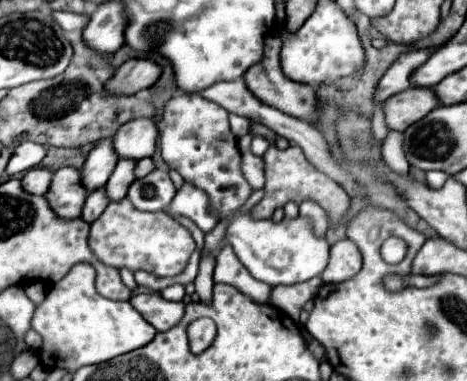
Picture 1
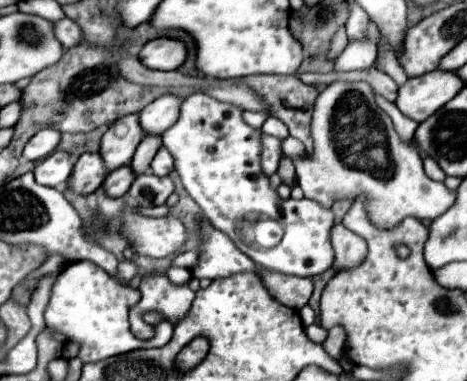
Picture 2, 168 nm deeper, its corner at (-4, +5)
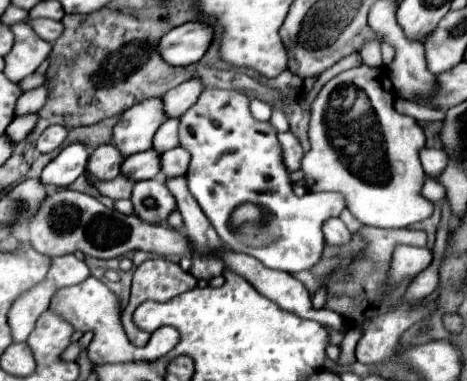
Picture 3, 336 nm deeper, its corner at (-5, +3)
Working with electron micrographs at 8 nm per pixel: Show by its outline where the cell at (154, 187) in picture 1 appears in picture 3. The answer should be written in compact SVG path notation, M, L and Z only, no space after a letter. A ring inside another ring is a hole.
M158 178L136 182L130 200L134 204L134 214L140 220L152 224L164 222L176 210L174 196L166 188L166 184Z

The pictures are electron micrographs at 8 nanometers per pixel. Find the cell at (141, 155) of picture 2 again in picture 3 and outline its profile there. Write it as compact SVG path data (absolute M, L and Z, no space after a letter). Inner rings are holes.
M166 118L166 122L158 128L156 136L154 136L154 150L158 152L166 152L170 148L176 148L180 142L178 142L178 124L180 120L178 118Z

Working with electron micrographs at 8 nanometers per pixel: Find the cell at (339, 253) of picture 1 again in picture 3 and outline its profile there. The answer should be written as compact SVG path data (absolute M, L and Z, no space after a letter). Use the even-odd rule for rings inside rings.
M340 218L326 220L322 226L322 232L324 232L326 244L330 244L330 246L342 246L342 244L350 242L350 238L352 238L352 234L348 232L348 228L344 226L344 222Z

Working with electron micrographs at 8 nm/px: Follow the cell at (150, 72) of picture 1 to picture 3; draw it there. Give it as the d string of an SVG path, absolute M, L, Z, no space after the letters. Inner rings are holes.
M186 22L160 40L160 54L172 66L198 62L212 44L214 28L206 22Z

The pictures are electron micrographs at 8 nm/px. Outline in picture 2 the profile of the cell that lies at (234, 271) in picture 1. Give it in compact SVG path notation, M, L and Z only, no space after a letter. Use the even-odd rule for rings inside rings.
M203 222L201 234L203 234L203 252L201 252L199 264L191 270L193 278L215 280L231 274L241 274L241 272L257 274L255 262L247 258L231 242L231 238L227 238L227 234L211 228L209 222Z

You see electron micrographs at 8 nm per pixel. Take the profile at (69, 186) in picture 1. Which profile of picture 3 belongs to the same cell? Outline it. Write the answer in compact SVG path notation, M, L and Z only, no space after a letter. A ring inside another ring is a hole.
M112 142L102 144L92 152L88 160L88 172L98 176L100 180L112 180L120 174L122 162L124 162L124 156Z

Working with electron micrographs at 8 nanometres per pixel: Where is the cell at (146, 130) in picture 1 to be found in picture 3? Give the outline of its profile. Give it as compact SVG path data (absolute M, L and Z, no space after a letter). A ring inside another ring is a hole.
M200 78L186 80L184 84L172 88L164 94L164 112L168 118L180 118L200 96L204 90L204 84Z

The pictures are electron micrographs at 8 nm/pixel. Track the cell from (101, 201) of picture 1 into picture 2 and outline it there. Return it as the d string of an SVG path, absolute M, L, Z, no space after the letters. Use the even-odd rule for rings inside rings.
M121 166L121 168L117 168L117 170L107 174L107 178L105 178L101 188L105 190L105 194L109 198L121 198L121 196L127 194L127 190L129 190L133 180L135 180L135 174L131 172L131 168L129 166Z

